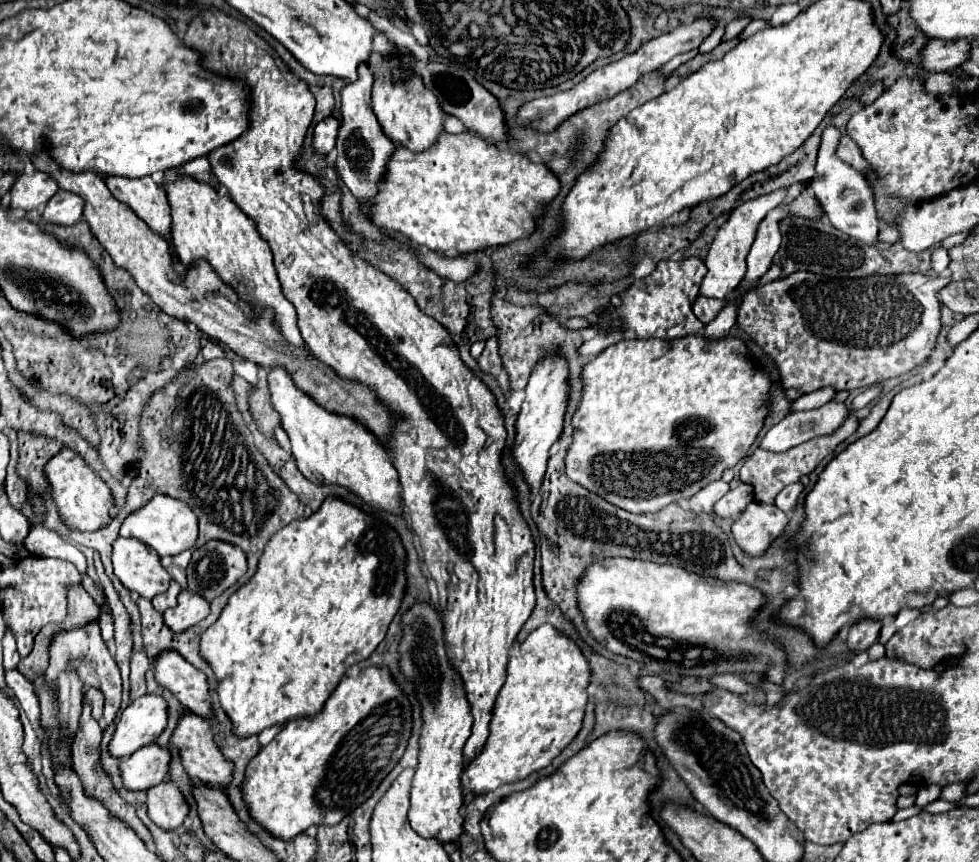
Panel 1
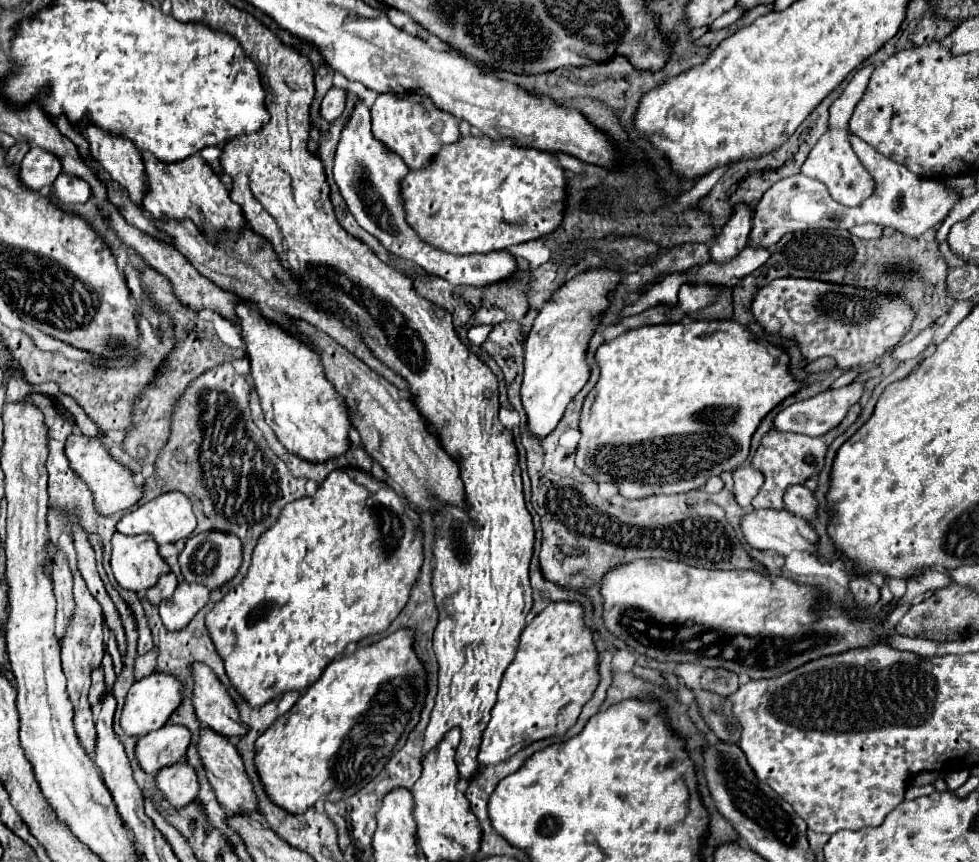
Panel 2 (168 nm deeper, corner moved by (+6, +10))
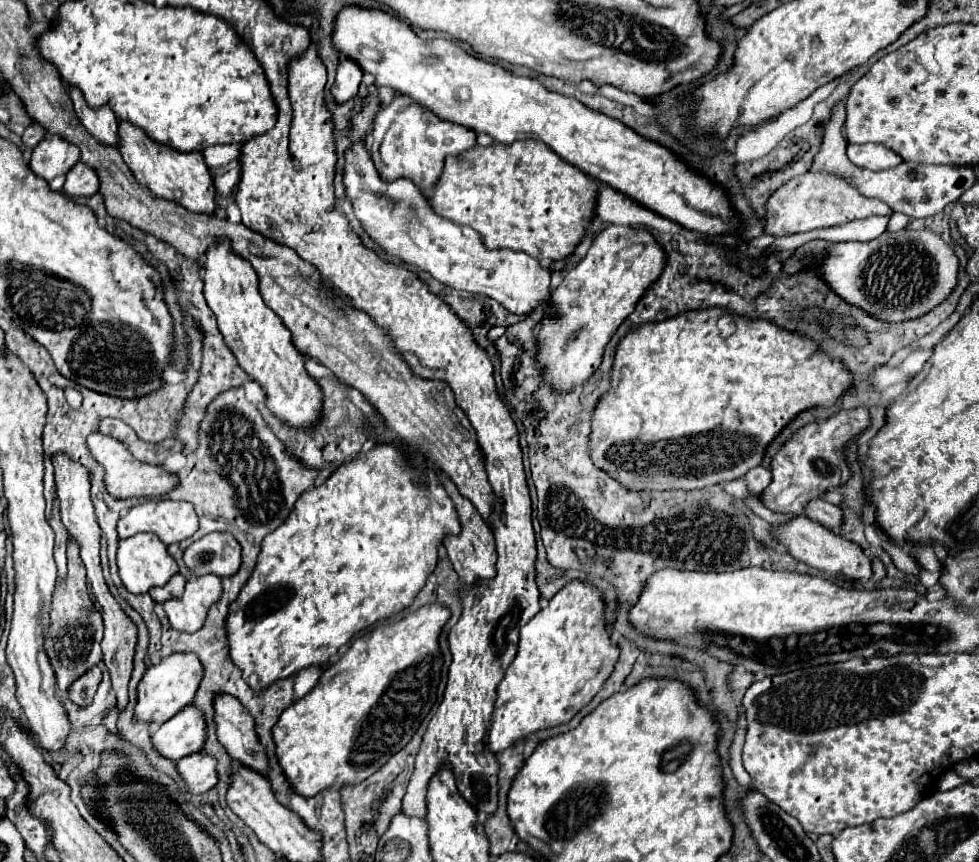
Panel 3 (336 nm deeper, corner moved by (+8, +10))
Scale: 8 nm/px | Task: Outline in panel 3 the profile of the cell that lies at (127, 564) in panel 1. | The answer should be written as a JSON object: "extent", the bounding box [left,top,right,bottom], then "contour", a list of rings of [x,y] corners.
{"extent":[116,532,178,594],"contour":[[[148,532],[120,540],[116,552],[116,564],[118,564],[118,574],[122,578],[122,584],[132,594],[144,594],[154,586],[164,586],[170,580],[170,576],[178,572],[178,566],[168,554],[166,546],[158,540],[158,536]]]}

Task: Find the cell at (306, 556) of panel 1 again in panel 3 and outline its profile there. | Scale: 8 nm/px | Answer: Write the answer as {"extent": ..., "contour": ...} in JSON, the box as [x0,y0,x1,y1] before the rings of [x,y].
{"extent":[226,444,460,692],"contour":[[[382,444],[380,448],[374,446],[366,454],[360,454],[358,458],[354,458],[350,462],[340,464],[322,486],[316,486],[316,488],[304,492],[296,500],[294,512],[290,512],[286,522],[282,522],[272,534],[268,534],[262,540],[262,550],[260,550],[256,568],[254,568],[250,580],[242,586],[238,600],[234,600],[234,604],[230,604],[230,614],[226,618],[228,646],[230,646],[230,658],[236,664],[236,668],[240,668],[242,678],[250,684],[252,690],[260,692],[278,680],[296,676],[304,668],[312,668],[312,666],[324,668],[330,662],[330,658],[336,656],[338,650],[342,646],[346,646],[358,632],[366,630],[368,626],[372,626],[380,620],[400,614],[404,608],[408,608],[412,604],[412,600],[424,586],[428,574],[434,570],[434,566],[438,562],[438,544],[442,542],[442,538],[446,534],[458,534],[460,532],[458,528],[460,526],[458,526],[458,516],[456,516],[454,504],[448,498],[442,484],[438,484],[438,478],[434,476],[434,472],[422,474],[422,472],[410,468],[406,464],[406,456],[400,450],[396,450],[392,444]]]}

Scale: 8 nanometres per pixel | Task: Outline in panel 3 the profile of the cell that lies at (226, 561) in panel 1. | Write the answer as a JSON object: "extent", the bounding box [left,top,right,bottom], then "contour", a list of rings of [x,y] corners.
{"extent":[184,532,242,578],"contour":[[[214,532],[184,550],[184,564],[194,576],[216,574],[220,578],[228,578],[238,572],[242,564],[242,550],[228,532]]]}

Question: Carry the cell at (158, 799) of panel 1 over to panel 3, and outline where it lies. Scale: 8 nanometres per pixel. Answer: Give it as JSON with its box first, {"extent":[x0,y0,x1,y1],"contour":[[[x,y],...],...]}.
{"extent":[176,754,216,794],"contour":[[[190,754],[176,762],[176,770],[180,778],[186,782],[186,790],[190,794],[202,794],[216,786],[216,760],[208,754]]]}

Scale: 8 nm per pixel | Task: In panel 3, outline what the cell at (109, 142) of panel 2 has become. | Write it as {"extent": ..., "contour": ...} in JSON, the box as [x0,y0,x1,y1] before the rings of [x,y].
{"extent":[70,88,118,150],"contour":[[[76,88],[70,90],[70,98],[74,102],[74,110],[76,110],[76,116],[80,118],[80,122],[84,124],[84,128],[104,146],[112,146],[116,150],[118,148],[118,120],[114,118],[114,112],[108,108],[108,106],[102,106],[102,108],[90,108],[82,96],[82,92],[78,92]]]}

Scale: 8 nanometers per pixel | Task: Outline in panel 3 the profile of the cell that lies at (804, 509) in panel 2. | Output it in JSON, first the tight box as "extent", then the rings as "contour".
{"extent":[804,498,842,530],"contour":[[[818,498],[818,500],[810,500],[806,506],[804,506],[804,514],[808,518],[812,518],[814,522],[830,528],[830,530],[836,530],[842,522],[842,512],[838,506]]]}

